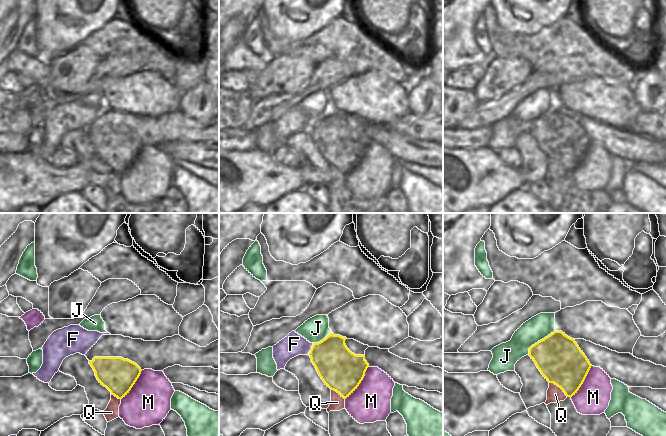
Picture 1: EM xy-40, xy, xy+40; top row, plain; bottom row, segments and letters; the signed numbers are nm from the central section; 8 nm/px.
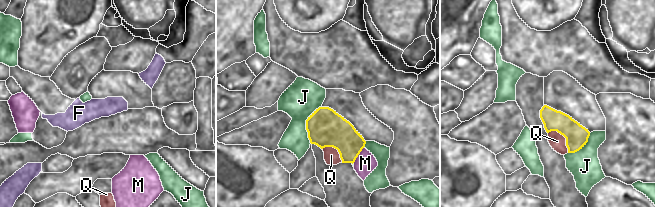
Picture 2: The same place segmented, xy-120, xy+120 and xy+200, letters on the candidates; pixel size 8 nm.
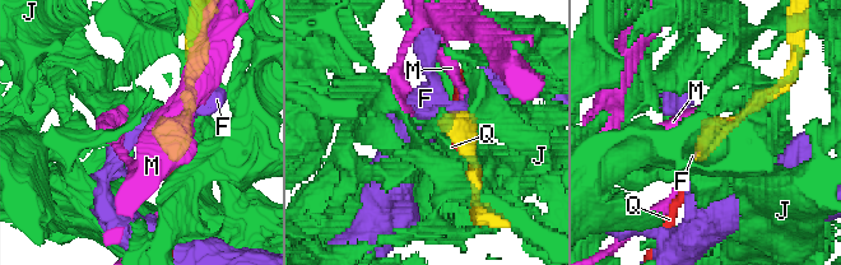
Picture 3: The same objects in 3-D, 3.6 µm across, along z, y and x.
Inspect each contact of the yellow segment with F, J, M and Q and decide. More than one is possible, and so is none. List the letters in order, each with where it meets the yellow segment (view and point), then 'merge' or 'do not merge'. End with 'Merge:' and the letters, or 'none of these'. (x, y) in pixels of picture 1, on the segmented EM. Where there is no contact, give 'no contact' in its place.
F: xy (311, 349) | do not merge
J: xy+40 (538, 341) | do not merge
M: xy (360, 382) | do not merge
Q: xy+40 (559, 386) | merge
Merge: Q

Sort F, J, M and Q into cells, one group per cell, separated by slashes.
F / J / M / Q

